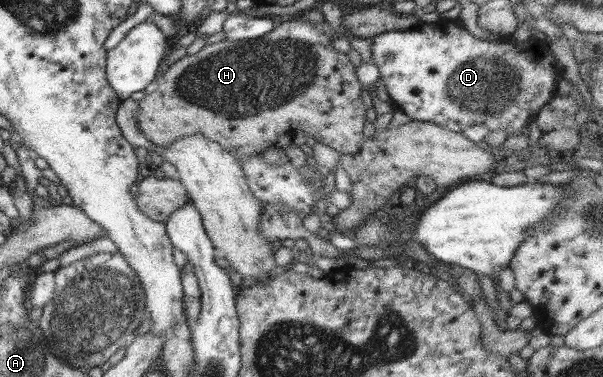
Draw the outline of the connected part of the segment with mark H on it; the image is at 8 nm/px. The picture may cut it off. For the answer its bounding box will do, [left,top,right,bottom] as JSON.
[135,18,366,159]

